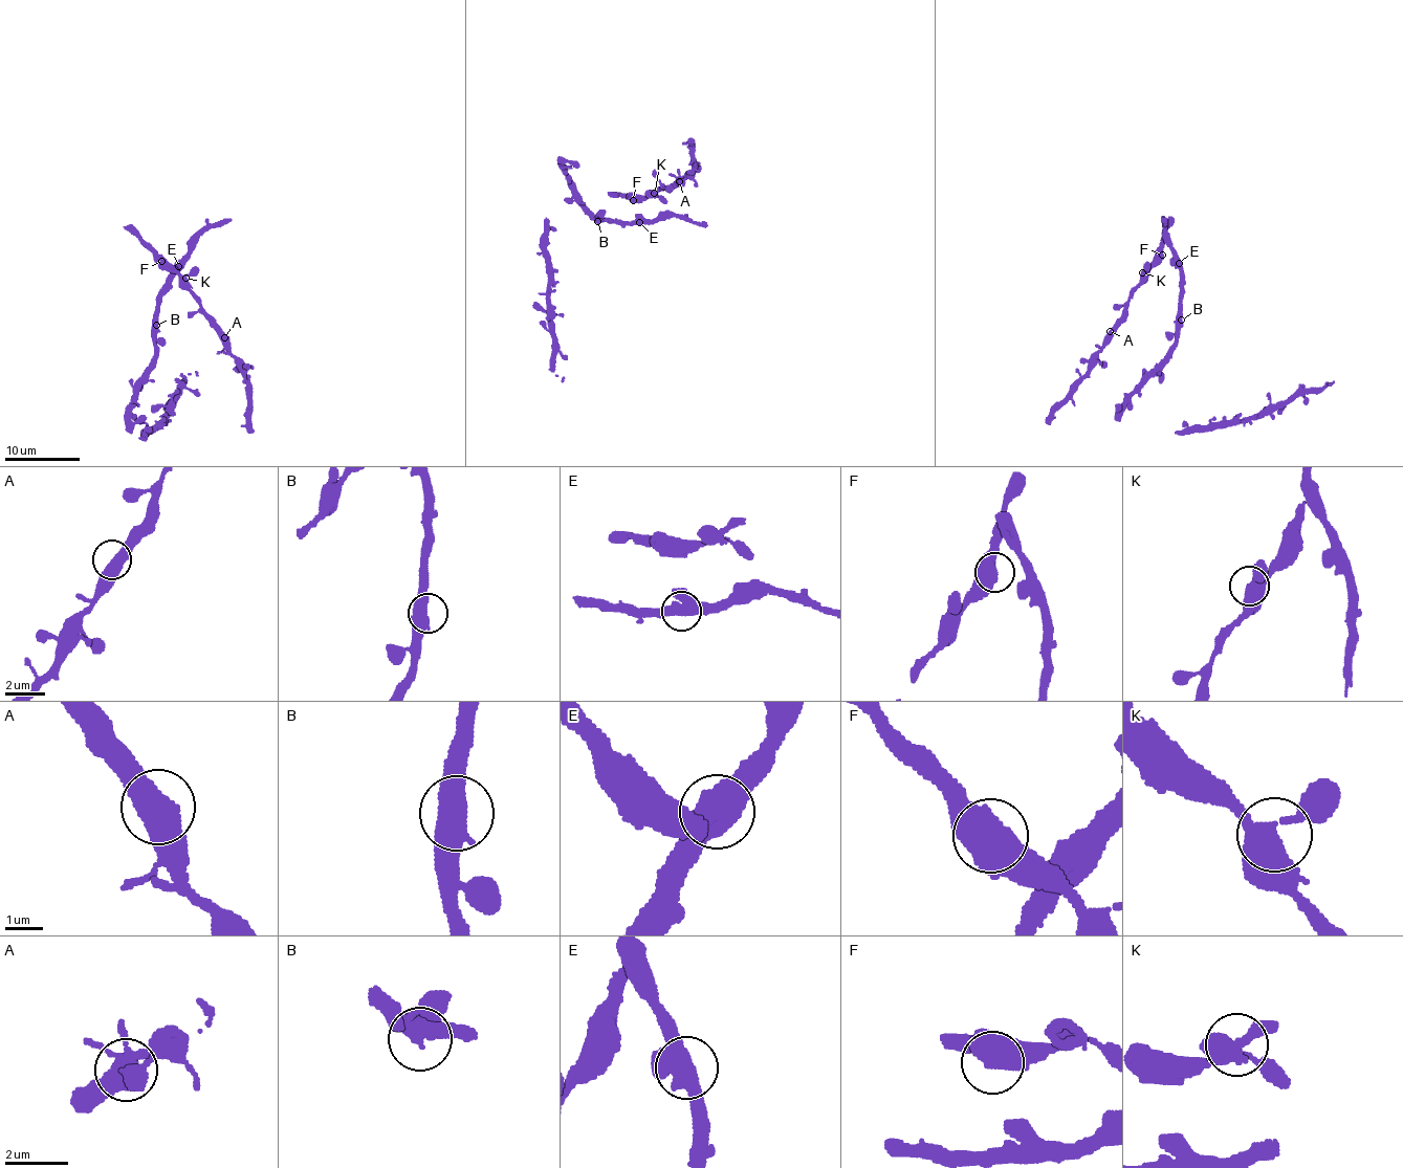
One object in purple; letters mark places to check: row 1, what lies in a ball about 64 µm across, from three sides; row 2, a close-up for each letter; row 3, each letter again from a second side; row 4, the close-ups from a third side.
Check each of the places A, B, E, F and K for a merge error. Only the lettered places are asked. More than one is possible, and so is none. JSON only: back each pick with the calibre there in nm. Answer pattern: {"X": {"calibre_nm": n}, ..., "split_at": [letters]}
{"split_at": []}

